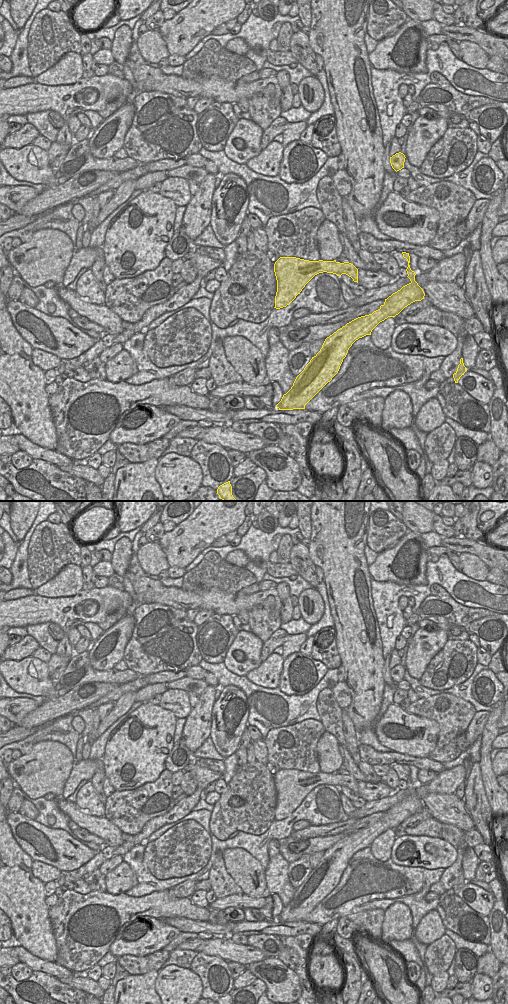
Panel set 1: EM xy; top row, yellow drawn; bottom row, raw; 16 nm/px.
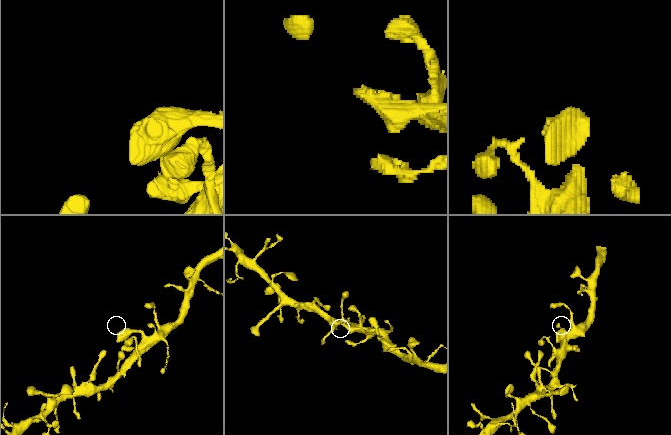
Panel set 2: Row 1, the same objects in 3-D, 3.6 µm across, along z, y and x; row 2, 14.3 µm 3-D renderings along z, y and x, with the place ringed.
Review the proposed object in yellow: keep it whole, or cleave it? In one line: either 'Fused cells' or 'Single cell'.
Single cell.

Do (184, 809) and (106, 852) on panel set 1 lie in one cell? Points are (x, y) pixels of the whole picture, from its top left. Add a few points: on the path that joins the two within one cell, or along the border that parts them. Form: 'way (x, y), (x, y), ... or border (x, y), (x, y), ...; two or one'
way (165, 819), (155, 823), (141, 837), (125, 847); one

